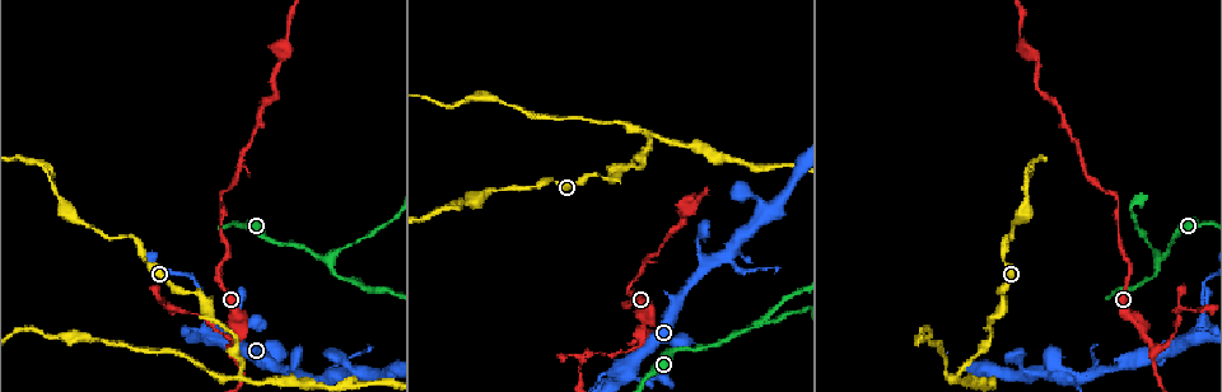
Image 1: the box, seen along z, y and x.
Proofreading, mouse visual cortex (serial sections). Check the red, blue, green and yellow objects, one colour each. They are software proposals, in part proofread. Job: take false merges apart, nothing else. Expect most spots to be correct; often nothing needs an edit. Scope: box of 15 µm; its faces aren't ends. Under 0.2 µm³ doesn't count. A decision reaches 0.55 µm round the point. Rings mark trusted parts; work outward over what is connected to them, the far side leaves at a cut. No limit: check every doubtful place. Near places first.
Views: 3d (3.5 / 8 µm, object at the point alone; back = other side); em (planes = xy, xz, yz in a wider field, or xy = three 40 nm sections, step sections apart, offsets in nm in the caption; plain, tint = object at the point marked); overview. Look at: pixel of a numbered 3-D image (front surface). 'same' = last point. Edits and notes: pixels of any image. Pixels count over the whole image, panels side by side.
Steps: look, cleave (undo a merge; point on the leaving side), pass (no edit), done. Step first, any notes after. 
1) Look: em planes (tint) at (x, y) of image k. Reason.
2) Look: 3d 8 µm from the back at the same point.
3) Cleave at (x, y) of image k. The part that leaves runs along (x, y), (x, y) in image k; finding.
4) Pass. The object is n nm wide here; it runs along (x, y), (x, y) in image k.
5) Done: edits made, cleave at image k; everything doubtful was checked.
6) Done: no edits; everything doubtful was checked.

Look: 3d 8 µm at (324, 261) of image 1. Branch point.

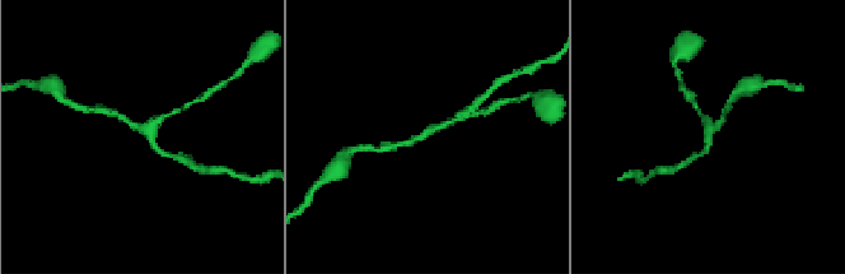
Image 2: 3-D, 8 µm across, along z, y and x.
Look: em xy step 5 (tint) at (432, 128) of image 2. 3 arms meet here; the arms are 150, 150, 200 nm wide; need the tissue.

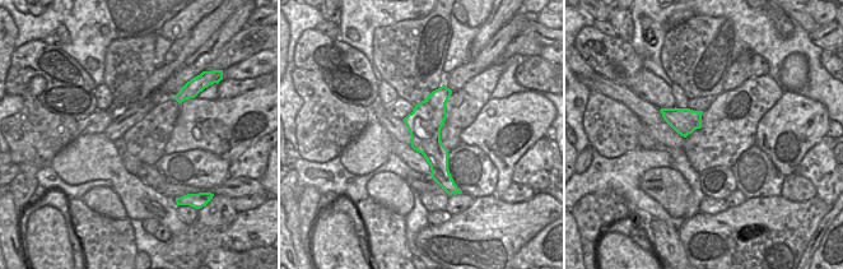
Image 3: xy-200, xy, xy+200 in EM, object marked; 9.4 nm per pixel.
Pass. It runs along (116, 114), (145, 129), (166, 154) in image 2; continuous, no second cell.

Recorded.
Look: 3d 8 µm at (1202, 314) of image 1. Thick turns thin.

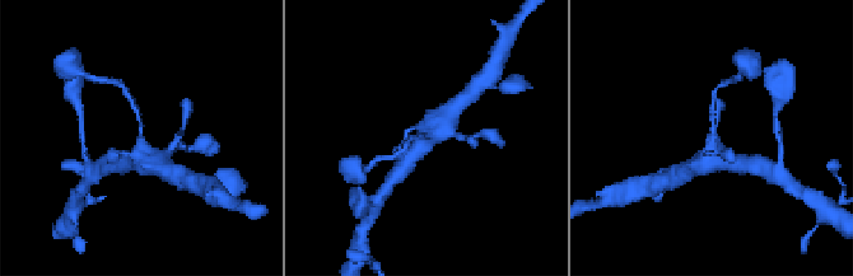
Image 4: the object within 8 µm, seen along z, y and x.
Look: 3d 3.5 µm at (426, 134) of image 4. Zoom in.

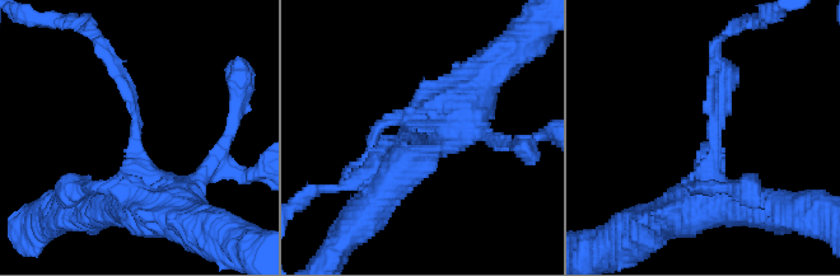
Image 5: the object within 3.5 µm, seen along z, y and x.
Pass. It runs along (157, 209), (138, 197), (130, 92), (110, 60) in image 5; one cell here.

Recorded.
Look: 3d 3.5 µm at (651, 132) of image 1. A fork.

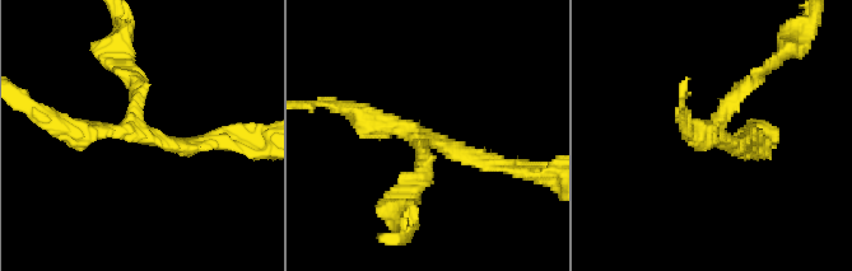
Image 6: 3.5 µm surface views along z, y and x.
Look: em planes (tint) at (717, 126) of image 6. 3 arms meet here; the arms are 200, 200, 300 nm wide.

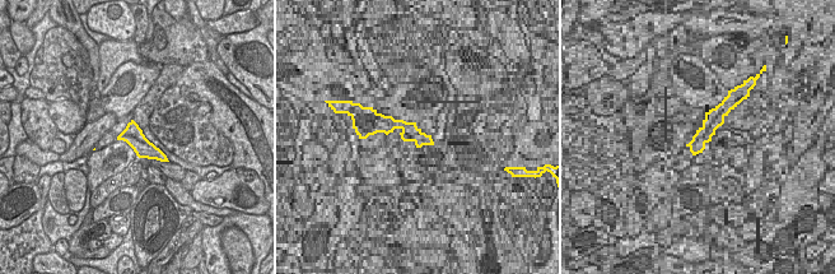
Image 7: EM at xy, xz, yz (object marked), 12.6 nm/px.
Pass. It runs along (125, 66), (140, 132), (206, 144) in image 6; all the same cell.

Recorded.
Done: no edits; everything doubtful was checked.

